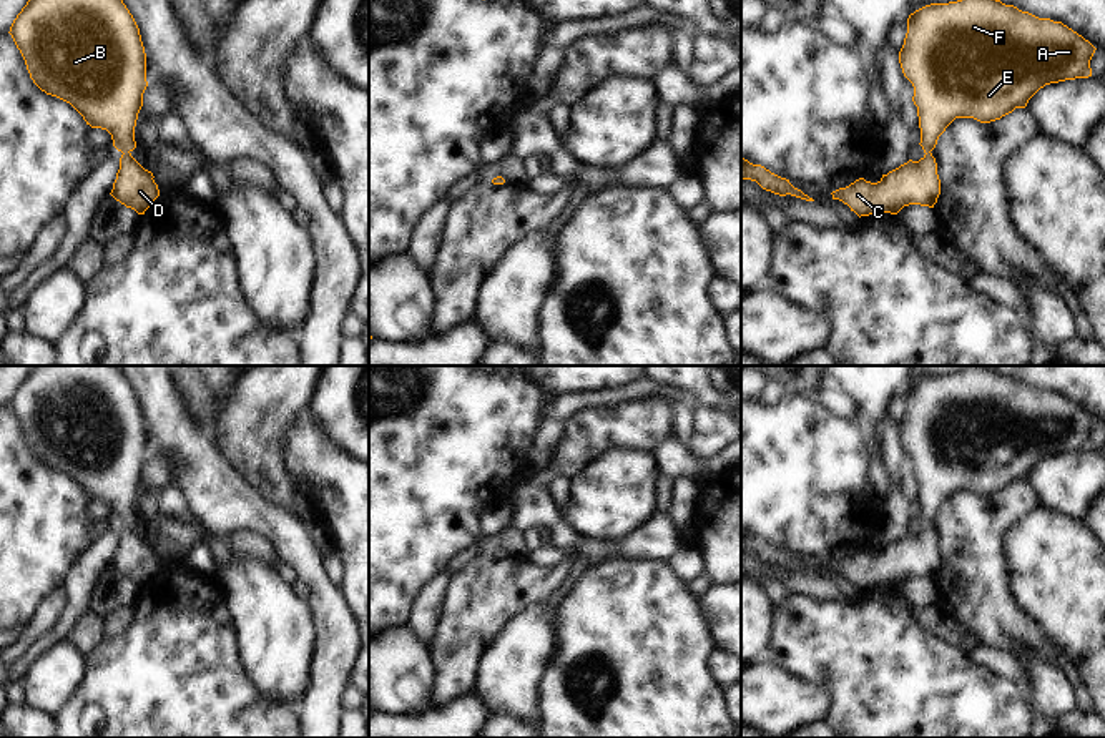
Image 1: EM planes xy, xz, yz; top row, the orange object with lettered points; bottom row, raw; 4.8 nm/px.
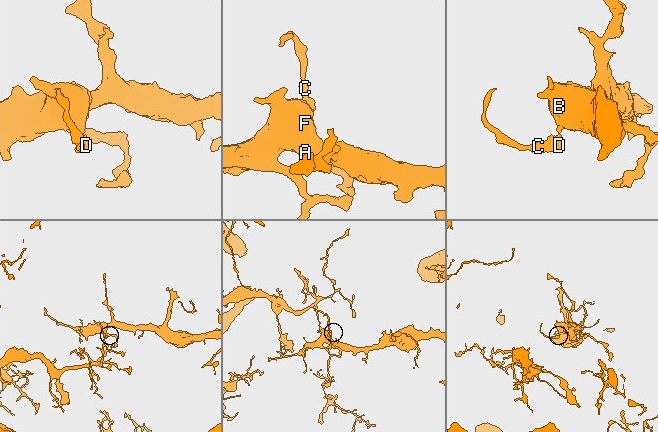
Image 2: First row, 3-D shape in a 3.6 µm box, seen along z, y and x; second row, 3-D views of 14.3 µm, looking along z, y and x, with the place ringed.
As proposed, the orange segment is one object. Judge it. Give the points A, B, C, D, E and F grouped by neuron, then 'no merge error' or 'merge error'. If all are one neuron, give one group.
groups A B C D E F; no merge error

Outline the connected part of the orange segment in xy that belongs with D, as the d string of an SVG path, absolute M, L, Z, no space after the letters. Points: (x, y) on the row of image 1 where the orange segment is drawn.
M28 0L8 32L30 78L47 95L70 103L91 128L106 130L121 151L111 196L138 214L160 196L151 171L133 156L135 126L143 106L146 53L140 28L123 0Z

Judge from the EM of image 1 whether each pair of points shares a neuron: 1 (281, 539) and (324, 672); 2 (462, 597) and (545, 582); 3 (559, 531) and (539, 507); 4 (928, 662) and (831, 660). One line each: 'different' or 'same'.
1: same
2: same
3: same
4: same

